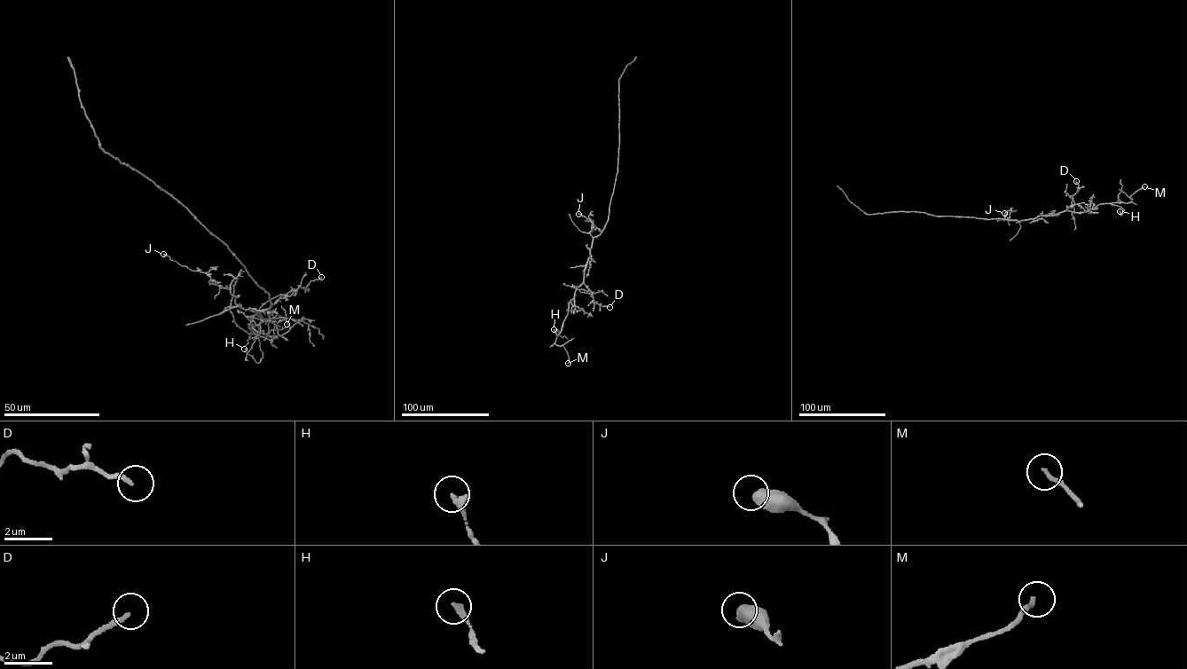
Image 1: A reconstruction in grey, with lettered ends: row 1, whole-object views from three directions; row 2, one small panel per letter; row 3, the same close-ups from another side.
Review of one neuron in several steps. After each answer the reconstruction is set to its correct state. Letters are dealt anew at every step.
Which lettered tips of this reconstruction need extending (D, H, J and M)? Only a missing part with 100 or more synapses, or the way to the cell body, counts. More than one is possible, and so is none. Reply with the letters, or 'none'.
none

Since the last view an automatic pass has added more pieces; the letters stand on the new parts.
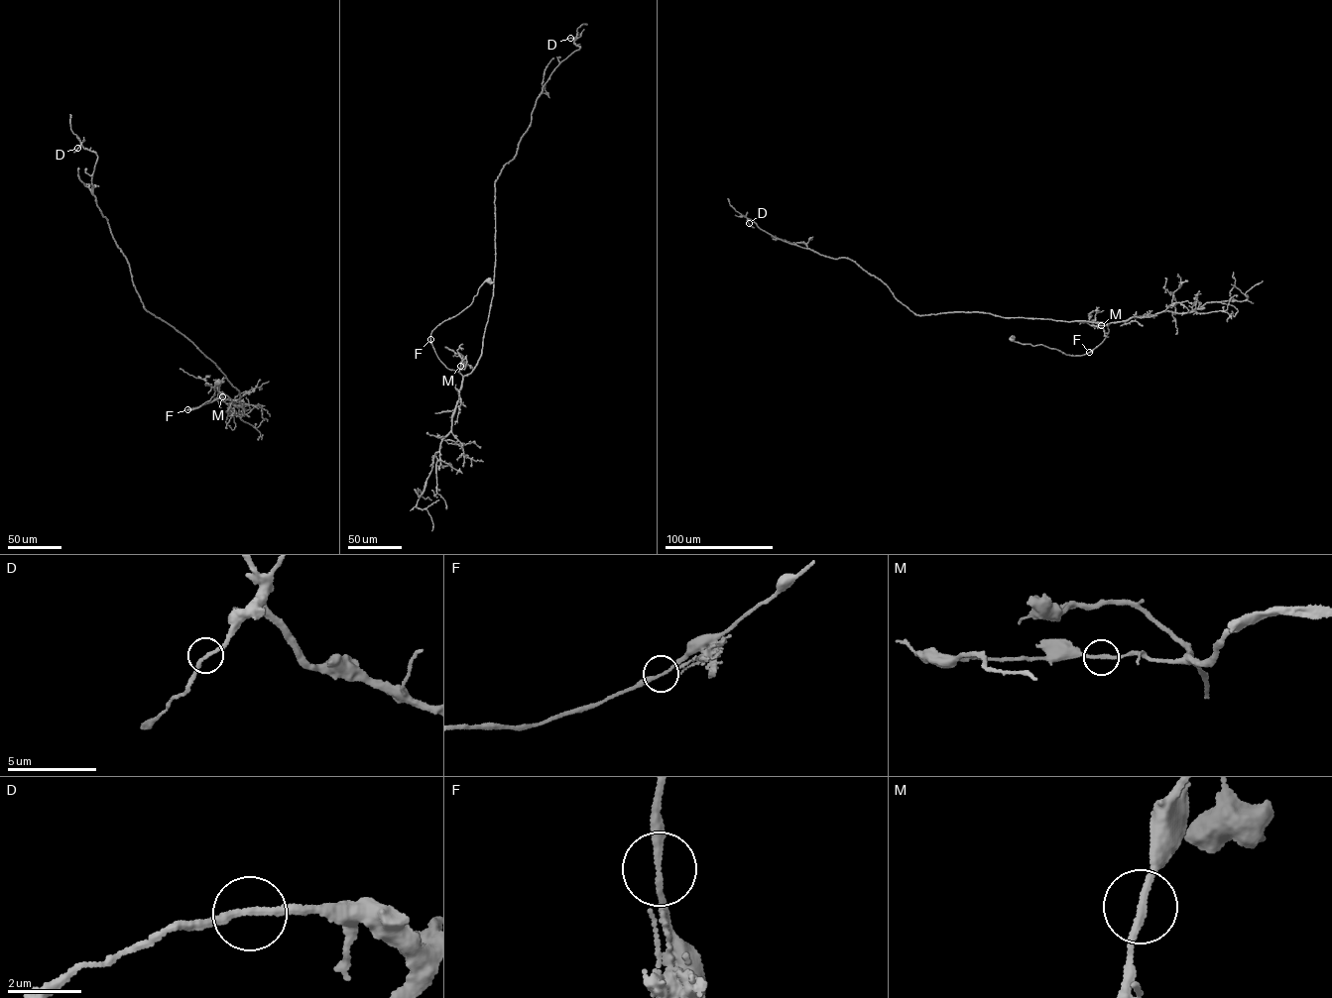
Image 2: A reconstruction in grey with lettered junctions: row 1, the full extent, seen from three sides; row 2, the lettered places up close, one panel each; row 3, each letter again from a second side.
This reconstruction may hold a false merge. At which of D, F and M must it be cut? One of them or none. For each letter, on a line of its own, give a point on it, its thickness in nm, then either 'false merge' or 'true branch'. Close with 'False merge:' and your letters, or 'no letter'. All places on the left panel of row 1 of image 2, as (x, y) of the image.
D: (77, 148) | 190 nm | true branch
F: (187, 409) | 180 nm | true branch
M: (222, 396) | 180 nm | true branch
False merge: no letter

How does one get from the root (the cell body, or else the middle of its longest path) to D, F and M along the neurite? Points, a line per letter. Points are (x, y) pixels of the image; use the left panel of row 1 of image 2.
D: (218, 382), (209, 400), (186, 410), (238, 399), (238, 390), (145, 309), (92, 194), (96, 154), (77, 148)
F: (218, 382), (209, 400), (198, 407), (187, 409)
M: (218, 382), (209, 400), (186, 409), (222, 396)

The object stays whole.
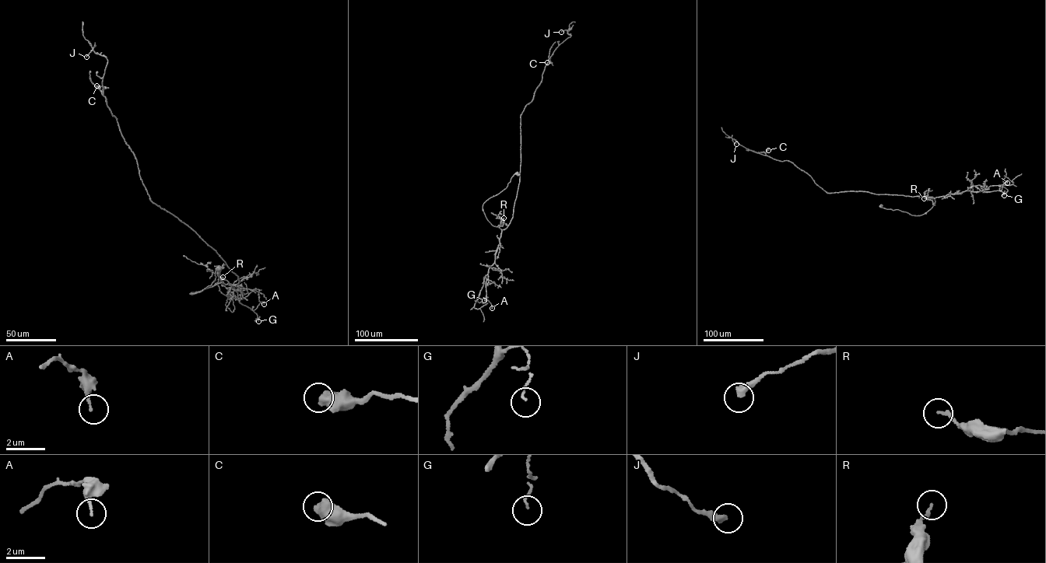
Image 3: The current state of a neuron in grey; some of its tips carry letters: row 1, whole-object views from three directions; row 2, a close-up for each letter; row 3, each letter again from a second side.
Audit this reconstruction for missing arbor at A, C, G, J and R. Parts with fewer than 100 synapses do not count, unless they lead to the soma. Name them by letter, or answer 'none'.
none

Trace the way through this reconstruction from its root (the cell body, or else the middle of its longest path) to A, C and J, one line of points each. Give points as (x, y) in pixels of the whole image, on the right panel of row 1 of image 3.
A: (881, 206), (920, 215), (931, 208), (936, 197), (967, 190), (1000, 190), (1007, 183)
C: (881, 206), (920, 215), (931, 208), (935, 197), (859, 191), (827, 193), (791, 162), (766, 155), (768, 150)
J: (881, 206), (920, 215), (931, 208), (935, 197), (827, 193), (788, 161), (749, 150), (733, 138), (736, 144)

